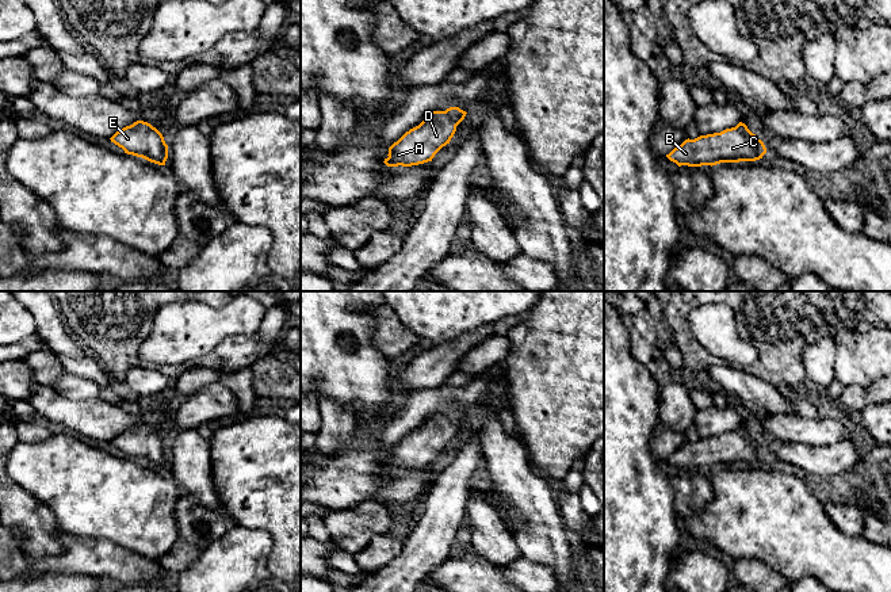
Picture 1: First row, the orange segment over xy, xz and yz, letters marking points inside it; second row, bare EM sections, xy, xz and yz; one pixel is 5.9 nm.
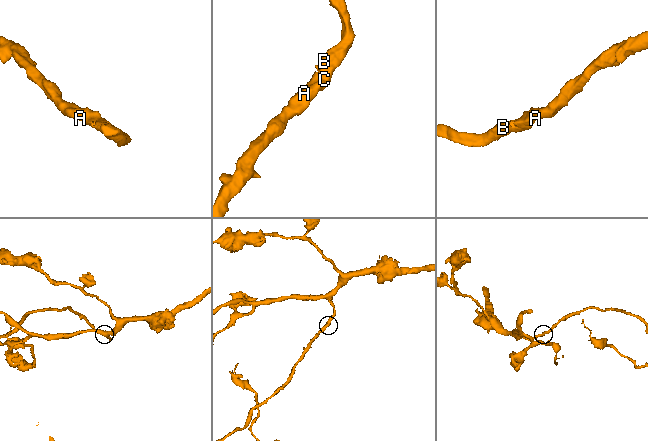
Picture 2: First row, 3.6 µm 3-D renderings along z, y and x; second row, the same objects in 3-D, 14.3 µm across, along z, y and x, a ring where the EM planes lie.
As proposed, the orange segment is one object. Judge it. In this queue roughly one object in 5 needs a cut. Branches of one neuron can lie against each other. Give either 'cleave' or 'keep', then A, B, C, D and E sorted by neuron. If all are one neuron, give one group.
keep; groups A B C D E

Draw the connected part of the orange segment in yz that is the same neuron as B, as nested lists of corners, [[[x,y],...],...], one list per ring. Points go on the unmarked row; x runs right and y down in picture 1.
[[[739,425],[735,431],[720,436],[688,442],[666,461],[678,470],[712,470],[720,466],[756,465],[765,457],[764,446]]]

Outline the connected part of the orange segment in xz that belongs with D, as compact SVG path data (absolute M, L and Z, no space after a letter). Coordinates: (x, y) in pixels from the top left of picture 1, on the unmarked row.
M459 410L432 415L389 451L389 461L383 466L387 470L412 470L432 465L435 458L450 447L466 417Z

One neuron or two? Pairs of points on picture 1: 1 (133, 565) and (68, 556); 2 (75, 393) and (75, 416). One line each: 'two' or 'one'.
1: one
2: two

